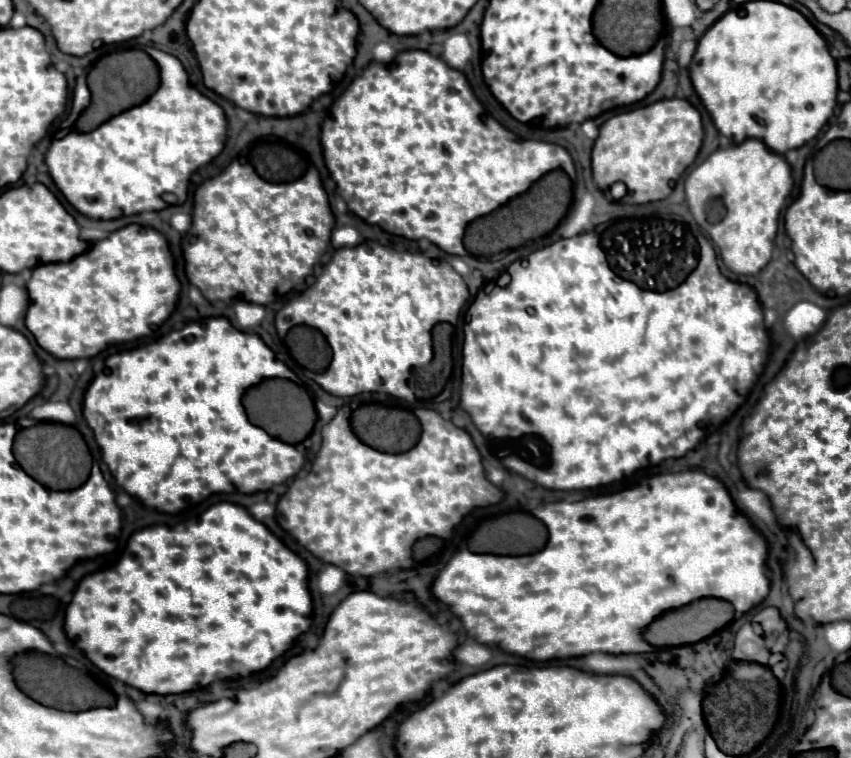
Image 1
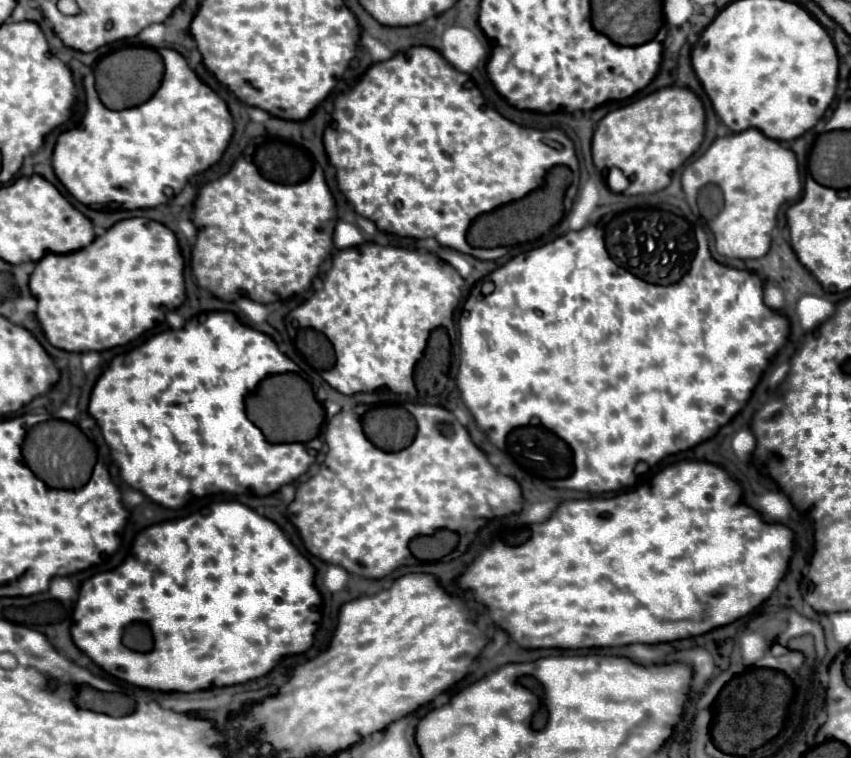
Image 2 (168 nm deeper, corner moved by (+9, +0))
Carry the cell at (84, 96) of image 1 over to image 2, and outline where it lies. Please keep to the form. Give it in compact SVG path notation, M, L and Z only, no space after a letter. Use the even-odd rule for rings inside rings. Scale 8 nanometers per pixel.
M161 48L159 52L165 60L165 80L149 104L141 104L141 108L129 108L129 112L109 112L109 108L99 100L93 80L87 78L87 110L83 114L81 128L57 138L53 150L53 170L61 184L75 196L75 200L89 208L137 210L165 204L169 198L163 194L163 188L169 186L175 190L175 194L179 194L191 176L201 174L213 166L229 146L233 136L233 116L227 108L227 102L197 78L197 74L187 66L187 60L177 50Z

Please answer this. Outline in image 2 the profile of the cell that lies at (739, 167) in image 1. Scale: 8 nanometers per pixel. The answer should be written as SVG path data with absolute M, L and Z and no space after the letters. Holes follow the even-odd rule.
M757 128L717 138L703 156L699 156L683 170L681 184L689 206L709 222L709 228L715 234L717 252L727 258L763 258L771 246L771 232L775 228L779 208L785 202L799 198L801 194L801 178L795 152L777 140L769 140L769 136Z

